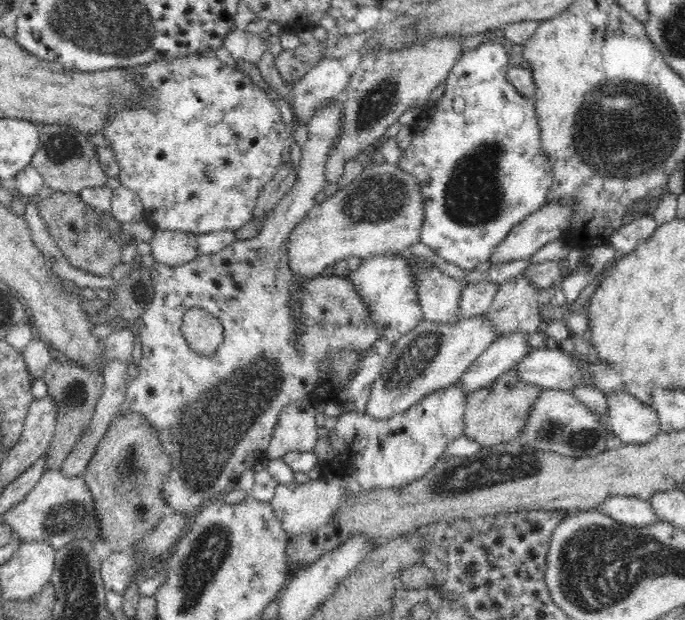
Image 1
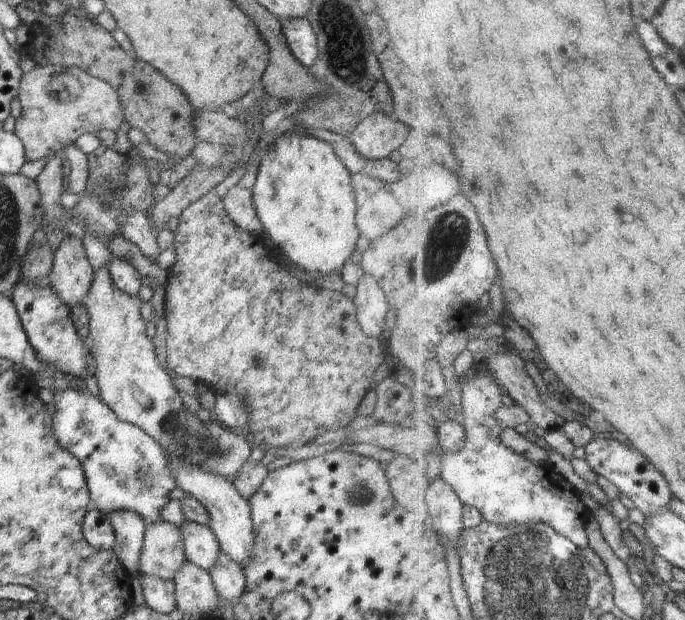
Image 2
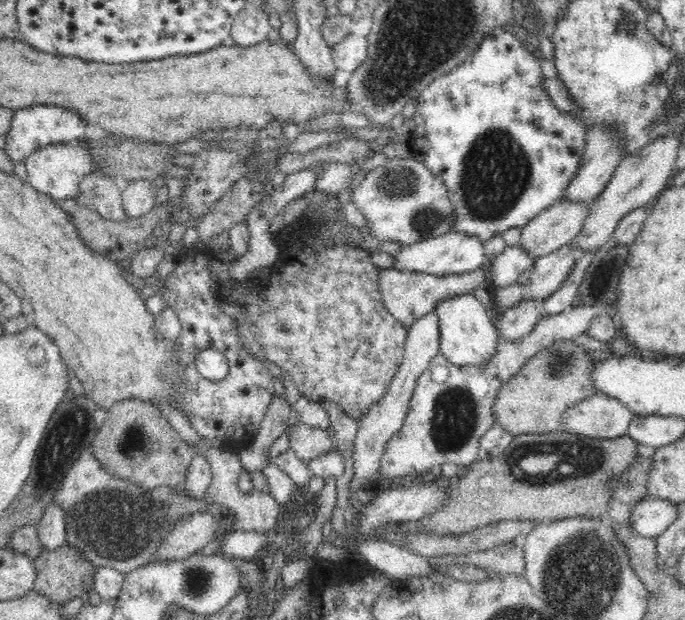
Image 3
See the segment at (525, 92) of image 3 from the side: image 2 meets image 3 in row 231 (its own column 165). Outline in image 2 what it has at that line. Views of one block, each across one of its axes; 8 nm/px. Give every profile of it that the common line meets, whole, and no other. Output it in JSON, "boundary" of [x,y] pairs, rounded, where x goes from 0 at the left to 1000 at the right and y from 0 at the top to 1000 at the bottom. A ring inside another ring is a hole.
{"boundary":[[[96,626],[93,631],[82,629],[77,652],[82,656],[82,665],[74,669],[79,706],[93,726],[117,744],[131,794],[131,806],[137,810],[133,818],[152,829],[190,823],[199,826],[213,845],[235,842],[235,823],[248,810],[248,794],[260,787],[245,739],[239,735],[239,724],[201,687],[175,677],[147,642],[134,639],[134,634],[120,635],[117,629],[105,626]]]}

